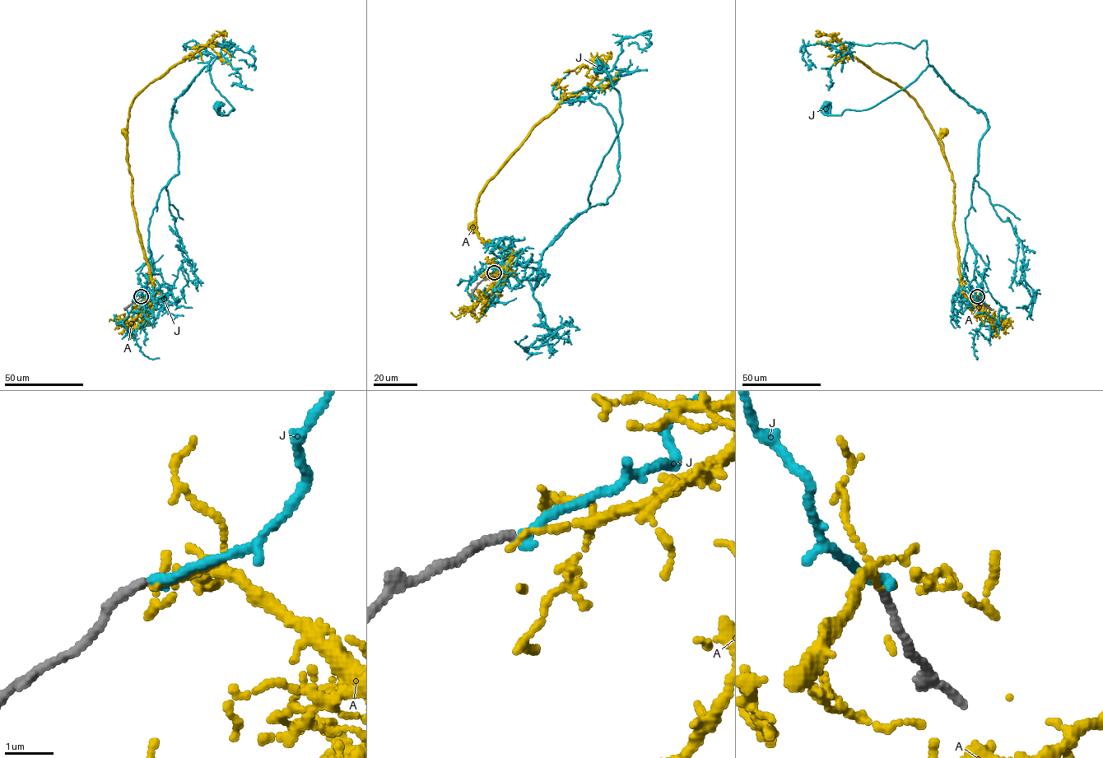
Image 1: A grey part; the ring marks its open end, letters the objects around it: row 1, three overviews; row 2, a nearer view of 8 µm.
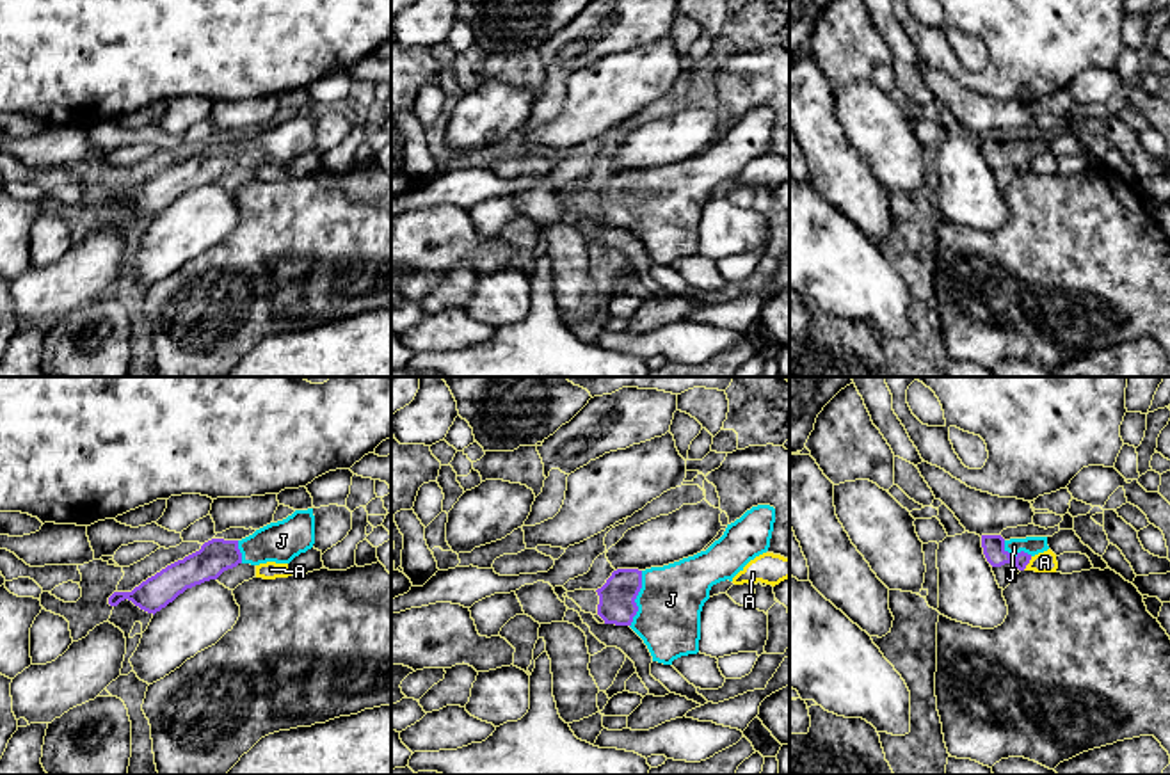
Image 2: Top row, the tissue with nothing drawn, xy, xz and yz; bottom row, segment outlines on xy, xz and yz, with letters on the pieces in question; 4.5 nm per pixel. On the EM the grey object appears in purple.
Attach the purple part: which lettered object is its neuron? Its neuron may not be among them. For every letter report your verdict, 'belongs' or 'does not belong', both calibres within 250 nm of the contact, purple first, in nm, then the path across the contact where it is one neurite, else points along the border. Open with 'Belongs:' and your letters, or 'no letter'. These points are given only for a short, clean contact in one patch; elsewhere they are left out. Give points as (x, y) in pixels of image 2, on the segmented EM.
Belongs: J
A: does not belong | 70/100 nm | along yz (1032, 557), (1023, 569)
J: belongs | 160/300 nm | across xz (617, 596), (635, 598), (671, 599)

